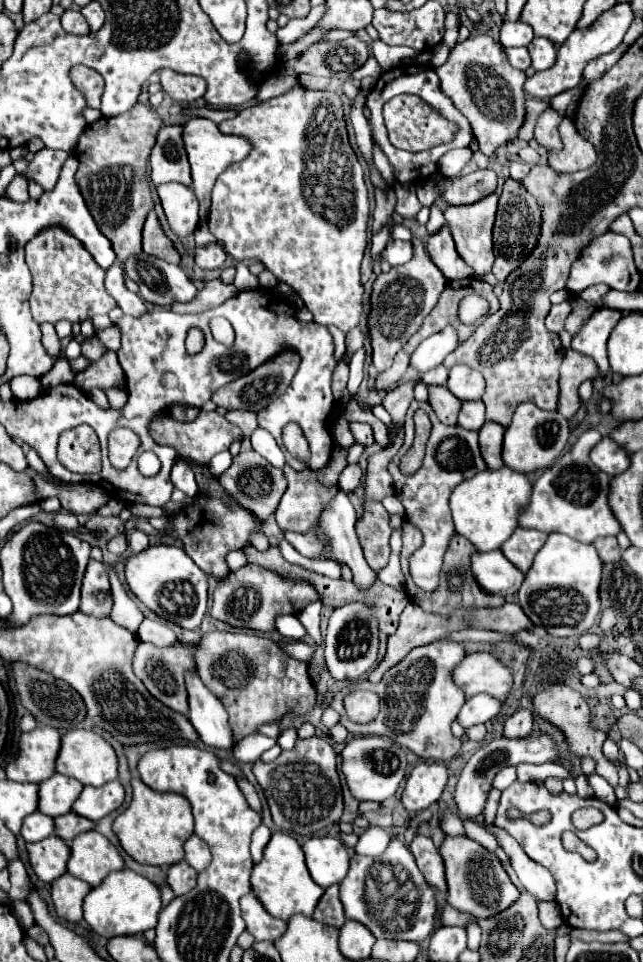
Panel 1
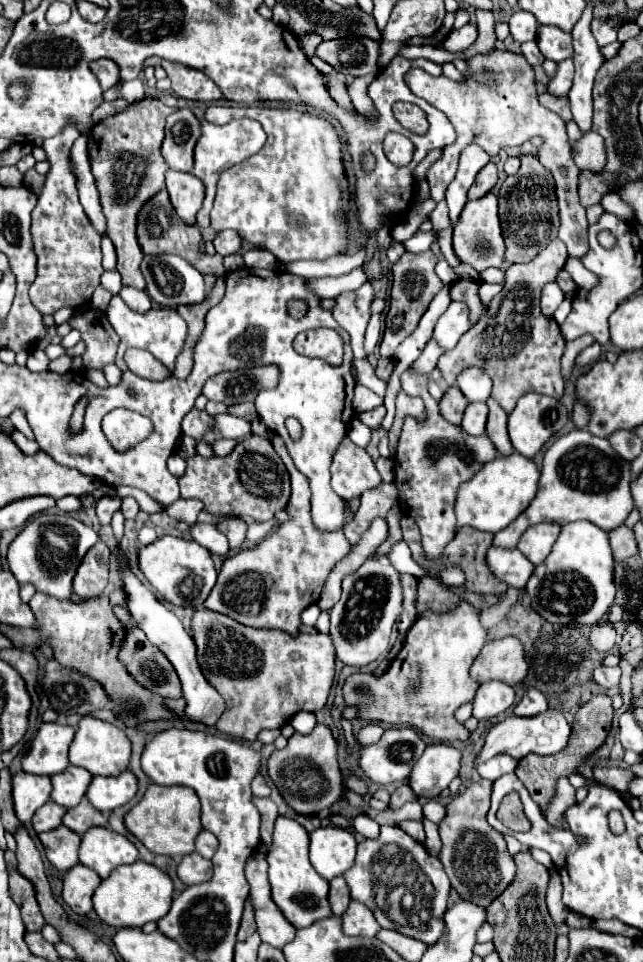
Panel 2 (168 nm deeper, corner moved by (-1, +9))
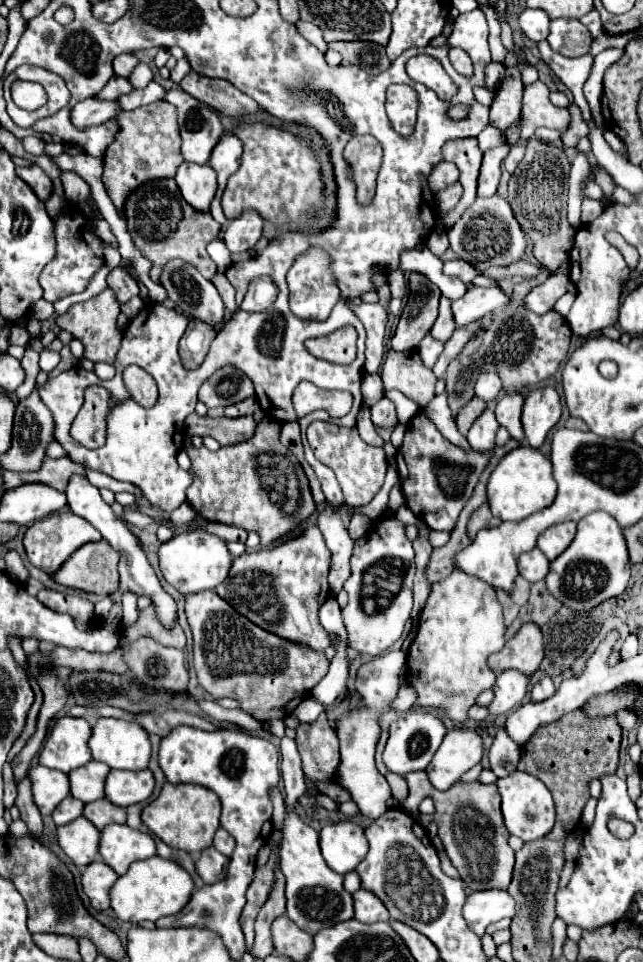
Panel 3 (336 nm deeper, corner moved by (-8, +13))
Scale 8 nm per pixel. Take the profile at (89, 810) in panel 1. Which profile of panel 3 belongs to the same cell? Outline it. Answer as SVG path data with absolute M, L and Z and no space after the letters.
M111 770L105 780L105 798L115 806L127 808L131 804L143 802L151 796L155 786L151 770L139 772L123 772Z

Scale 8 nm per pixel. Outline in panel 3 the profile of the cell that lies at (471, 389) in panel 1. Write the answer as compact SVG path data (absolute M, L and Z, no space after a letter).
M485 372L477 378L475 384L475 396L479 396L485 402L491 402L499 396L501 392L501 378L495 372Z

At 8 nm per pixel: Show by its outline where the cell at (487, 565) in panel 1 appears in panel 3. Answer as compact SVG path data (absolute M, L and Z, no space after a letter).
M533 548L531 552L525 552L519 556L517 560L517 568L519 574L529 580L529 582L539 582L545 578L547 570L549 570L549 560L541 554L541 550Z

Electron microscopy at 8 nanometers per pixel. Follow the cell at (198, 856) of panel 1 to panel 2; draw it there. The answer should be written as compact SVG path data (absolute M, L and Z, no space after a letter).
M202 830L198 834L198 838L196 838L196 852L202 854L204 858L212 858L216 850L218 850L216 836L212 832L208 832L208 830Z

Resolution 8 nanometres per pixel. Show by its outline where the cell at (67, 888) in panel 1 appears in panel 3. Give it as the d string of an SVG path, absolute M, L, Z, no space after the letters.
M93 862L83 868L81 872L81 884L83 892L87 894L91 906L95 910L107 910L109 908L109 888L115 884L119 876L103 862Z

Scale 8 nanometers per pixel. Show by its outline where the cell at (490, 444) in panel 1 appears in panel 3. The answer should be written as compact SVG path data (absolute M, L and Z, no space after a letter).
M507 394L497 400L495 416L497 416L497 422L503 428L507 428L513 440L517 440L519 444L525 444L525 436L521 428L521 408L523 408L523 398L519 394Z

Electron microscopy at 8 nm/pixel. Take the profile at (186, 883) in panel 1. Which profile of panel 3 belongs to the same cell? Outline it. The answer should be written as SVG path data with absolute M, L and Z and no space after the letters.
M211 846L205 848L199 856L199 860L195 862L197 874L201 876L201 880L205 884L215 884L219 880L223 880L225 876L225 866L227 866L229 858L223 856L221 852L215 852Z

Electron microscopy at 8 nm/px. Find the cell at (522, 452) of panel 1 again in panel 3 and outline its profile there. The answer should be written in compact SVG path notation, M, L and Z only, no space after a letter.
M551 386L533 388L523 404L523 430L529 446L539 448L547 436L547 432L559 422L563 414L563 404L559 394Z

